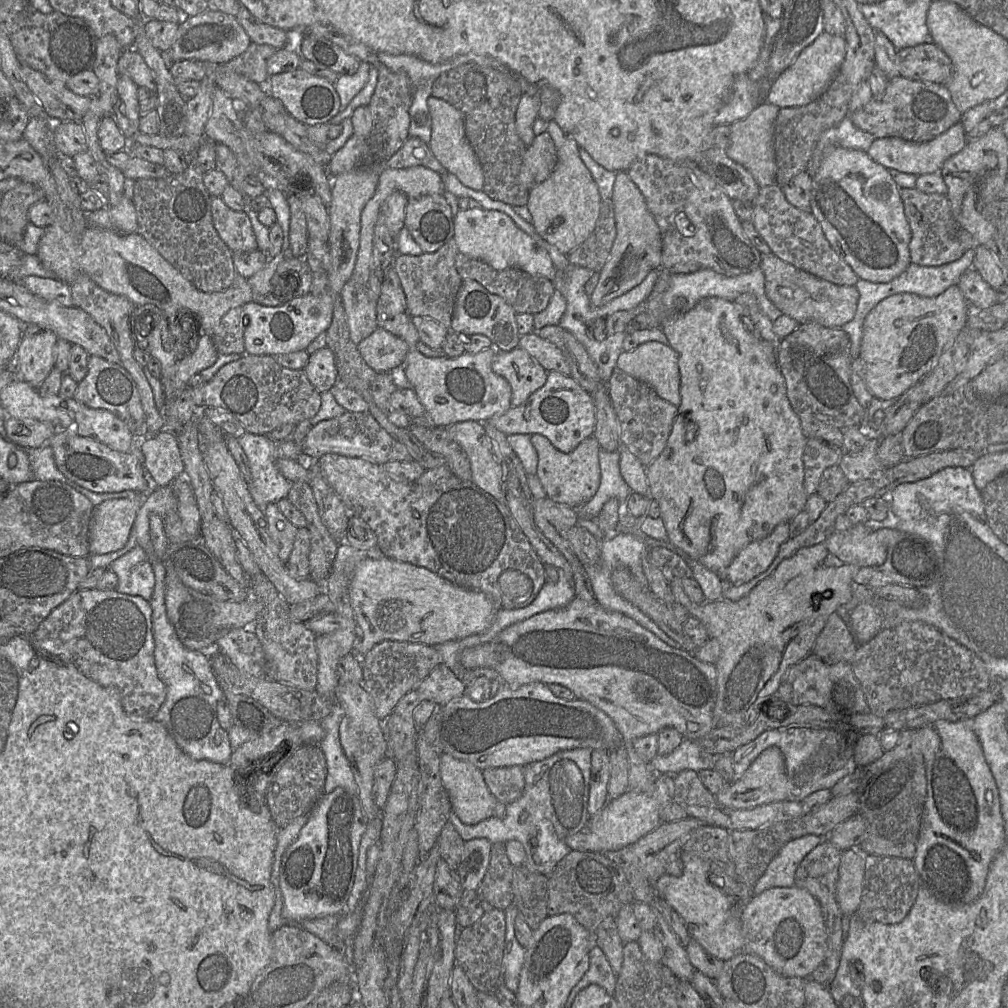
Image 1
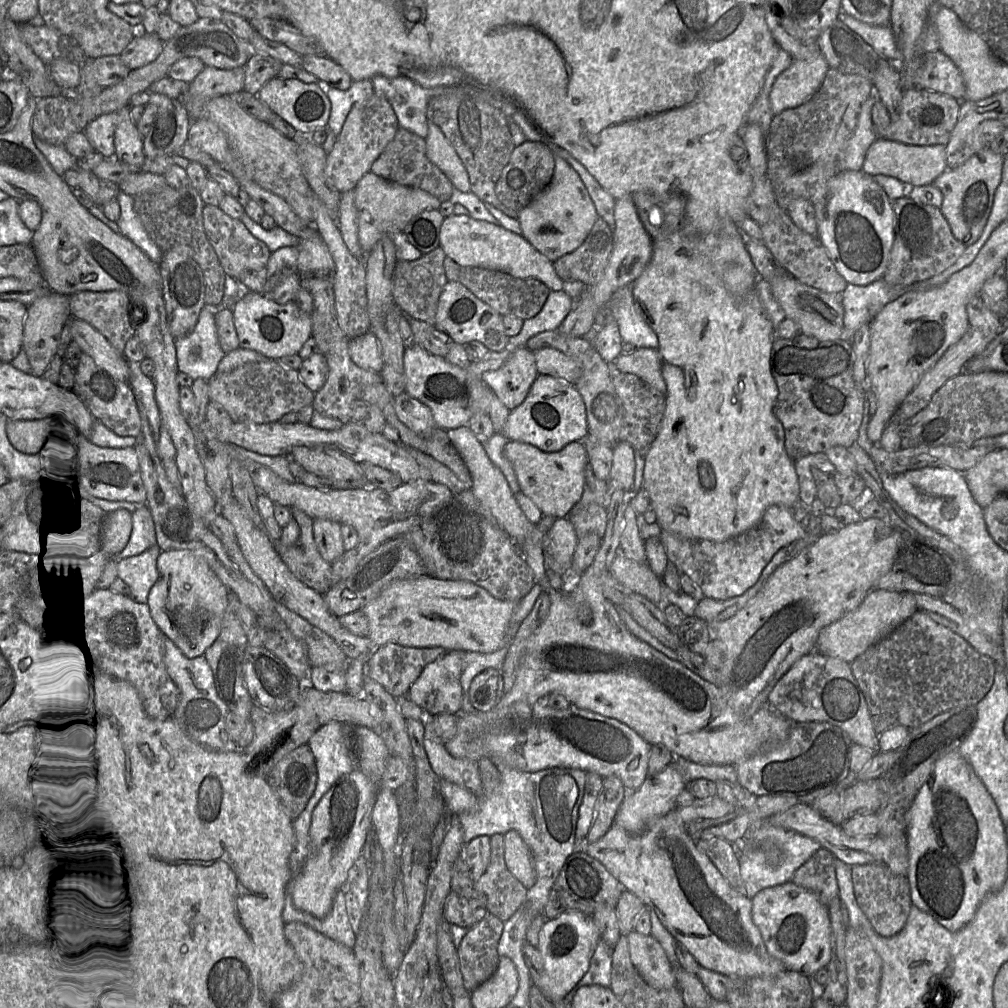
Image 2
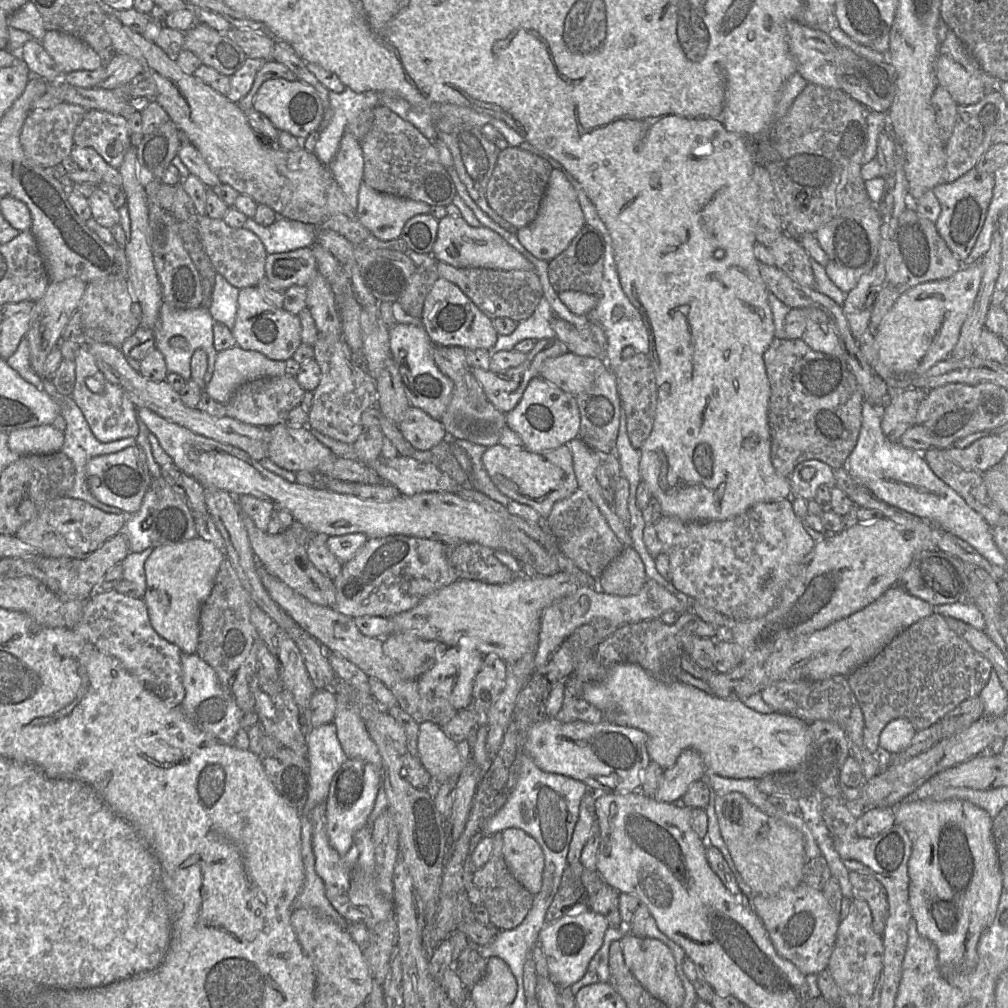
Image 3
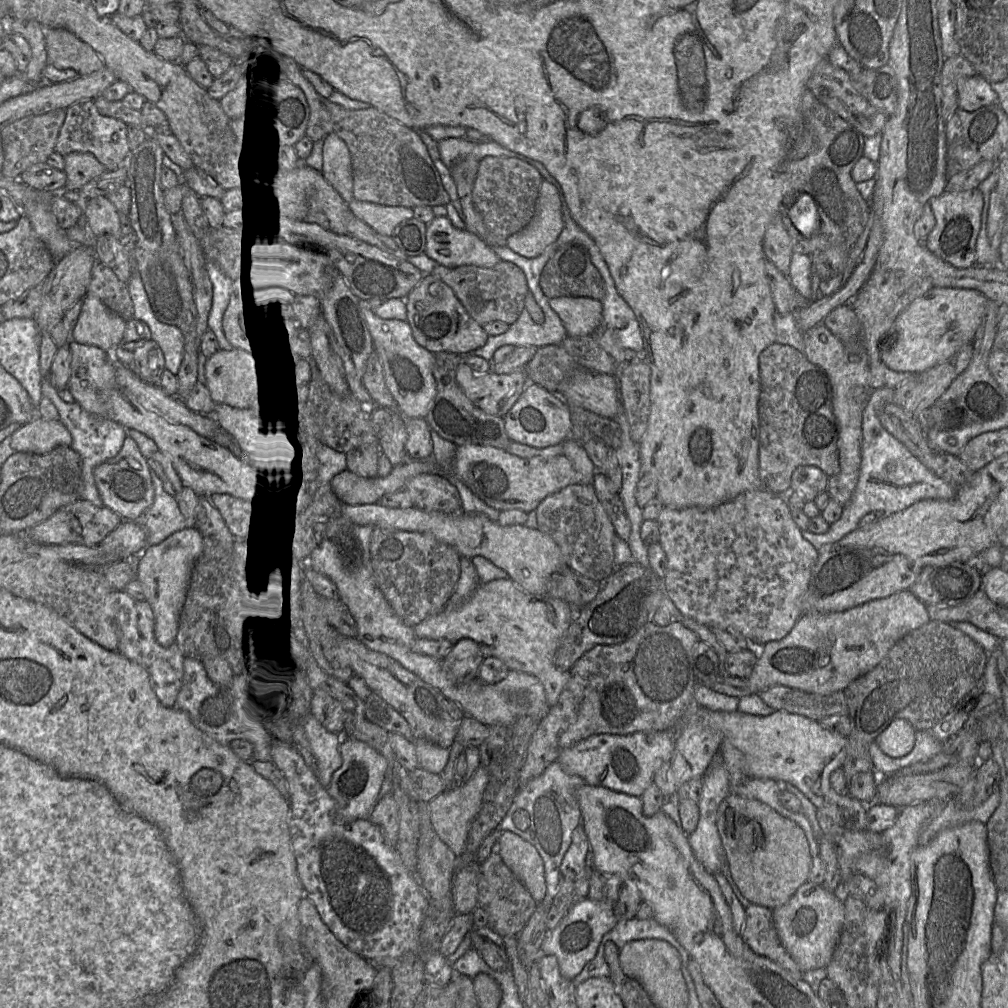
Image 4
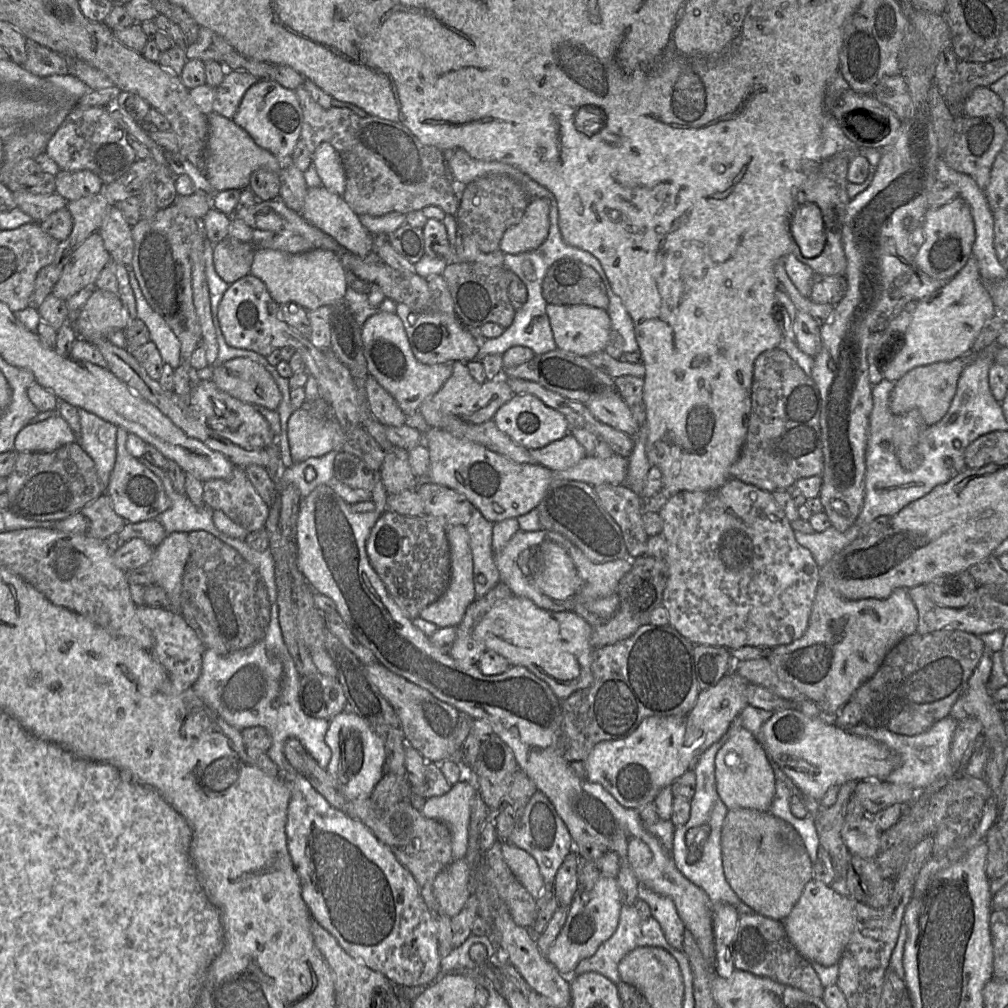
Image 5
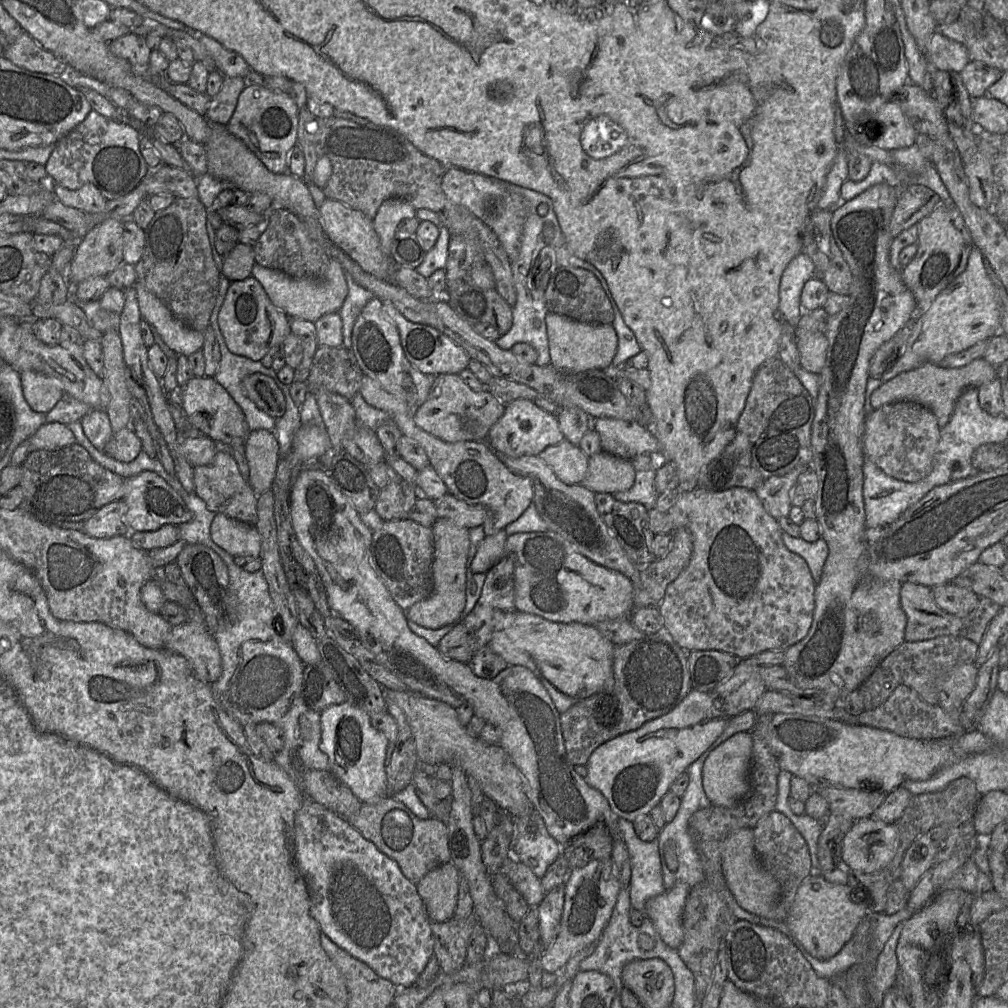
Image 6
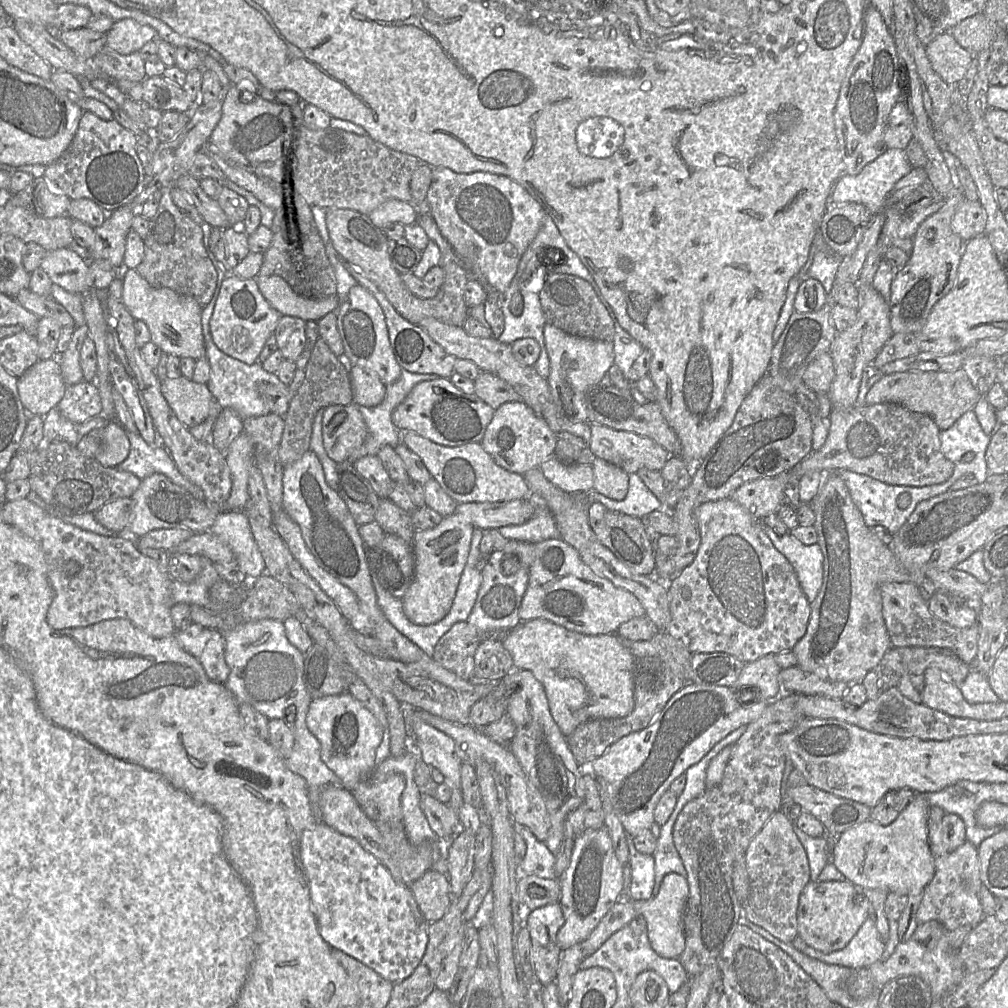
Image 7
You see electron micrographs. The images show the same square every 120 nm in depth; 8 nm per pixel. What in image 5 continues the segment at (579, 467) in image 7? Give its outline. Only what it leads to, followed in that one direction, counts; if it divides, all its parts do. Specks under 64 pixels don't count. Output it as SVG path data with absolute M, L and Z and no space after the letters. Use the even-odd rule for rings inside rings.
M570 433L543 448L529 451L537 464L552 471L569 469L587 456L585 448Z

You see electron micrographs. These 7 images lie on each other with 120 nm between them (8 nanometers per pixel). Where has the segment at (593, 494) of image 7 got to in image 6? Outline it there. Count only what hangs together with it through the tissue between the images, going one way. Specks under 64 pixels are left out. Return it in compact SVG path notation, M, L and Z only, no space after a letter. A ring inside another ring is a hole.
M657 465L648 470L636 471L633 486L627 491L615 493L613 496L621 502L637 502L643 504L648 511L653 509L656 504L658 492L655 488L654 481Z

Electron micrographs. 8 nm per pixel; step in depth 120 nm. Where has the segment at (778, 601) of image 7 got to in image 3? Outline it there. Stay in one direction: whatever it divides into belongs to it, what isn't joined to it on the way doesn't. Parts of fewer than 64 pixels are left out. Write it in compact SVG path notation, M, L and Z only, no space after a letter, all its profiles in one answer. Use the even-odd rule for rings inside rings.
M791 499L757 503L723 521L684 522L662 516L655 524L663 553L669 559L671 583L677 591L723 614L729 622L751 621L766 615L778 603L782 590L796 574L796 566L809 554L815 541L792 507Z

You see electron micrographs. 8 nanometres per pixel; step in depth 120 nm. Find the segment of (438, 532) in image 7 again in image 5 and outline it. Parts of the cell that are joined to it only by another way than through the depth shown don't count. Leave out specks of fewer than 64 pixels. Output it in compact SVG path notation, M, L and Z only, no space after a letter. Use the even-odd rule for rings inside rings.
M453 526L446 531L450 547L451 578L445 593L434 603L423 609L419 618L435 624L438 628L457 627L468 607L475 601L473 558L469 536L465 526Z

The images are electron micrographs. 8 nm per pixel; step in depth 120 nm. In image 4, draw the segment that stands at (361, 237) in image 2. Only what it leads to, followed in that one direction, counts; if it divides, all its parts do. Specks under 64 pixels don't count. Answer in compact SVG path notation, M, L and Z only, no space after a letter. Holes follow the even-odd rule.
M354 198L348 203L348 206L355 217L384 236L391 236L398 224L413 218L413 209L409 207L385 206Z

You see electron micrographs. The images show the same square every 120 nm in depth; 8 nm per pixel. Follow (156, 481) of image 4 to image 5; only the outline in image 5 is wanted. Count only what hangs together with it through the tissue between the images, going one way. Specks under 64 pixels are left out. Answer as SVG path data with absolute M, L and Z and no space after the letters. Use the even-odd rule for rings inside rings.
M144 457L138 459L162 481L171 502L170 507L155 519L162 524L167 536L173 532L189 534L194 531L205 531L211 534L209 522L213 518L214 510L206 505L202 507L195 506L186 494L175 491L165 470L149 463Z

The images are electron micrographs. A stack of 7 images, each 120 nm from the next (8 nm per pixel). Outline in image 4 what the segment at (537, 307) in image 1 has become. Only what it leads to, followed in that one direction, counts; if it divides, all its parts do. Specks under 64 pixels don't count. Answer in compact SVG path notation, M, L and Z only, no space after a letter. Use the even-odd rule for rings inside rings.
M502 260L491 268L473 265L448 268L437 264L431 274L453 290L468 314L482 326L494 321L511 325L525 309L524 300L529 291L527 279L523 271L513 263Z

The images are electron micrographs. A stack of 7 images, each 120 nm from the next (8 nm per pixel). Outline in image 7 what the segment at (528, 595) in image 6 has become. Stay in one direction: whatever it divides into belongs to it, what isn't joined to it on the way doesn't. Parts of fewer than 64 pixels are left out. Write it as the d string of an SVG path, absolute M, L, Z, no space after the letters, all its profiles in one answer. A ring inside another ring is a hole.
M562 538L533 544L534 560L529 584L519 609L521 621L544 618L568 630L600 635L616 634L621 624L646 615L644 607L633 594L596 574L583 562L576 549Z

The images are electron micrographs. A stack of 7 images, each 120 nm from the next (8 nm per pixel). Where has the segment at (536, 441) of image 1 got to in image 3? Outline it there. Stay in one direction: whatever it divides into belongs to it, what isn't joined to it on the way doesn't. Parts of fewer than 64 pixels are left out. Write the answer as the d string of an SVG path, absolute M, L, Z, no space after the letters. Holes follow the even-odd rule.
M498 443L486 448L482 463L491 481L504 496L532 507L544 520L557 502L579 489L568 444L548 452L530 452L525 448L507 448Z

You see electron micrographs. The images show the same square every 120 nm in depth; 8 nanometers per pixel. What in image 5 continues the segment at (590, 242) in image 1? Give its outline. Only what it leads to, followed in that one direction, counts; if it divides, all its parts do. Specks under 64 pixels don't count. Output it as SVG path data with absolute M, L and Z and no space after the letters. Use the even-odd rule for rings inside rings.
M564 256L547 270L542 282L547 304L587 305L607 310L609 298L599 274L580 259Z

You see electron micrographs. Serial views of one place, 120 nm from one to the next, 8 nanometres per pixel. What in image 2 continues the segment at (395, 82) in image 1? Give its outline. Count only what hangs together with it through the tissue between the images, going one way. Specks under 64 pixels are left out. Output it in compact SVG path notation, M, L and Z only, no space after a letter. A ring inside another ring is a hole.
M373 94L366 100L356 102L348 113L336 142L326 156L325 175L340 193L353 190L361 177L370 172L372 163L394 138L399 127L398 119L389 101Z

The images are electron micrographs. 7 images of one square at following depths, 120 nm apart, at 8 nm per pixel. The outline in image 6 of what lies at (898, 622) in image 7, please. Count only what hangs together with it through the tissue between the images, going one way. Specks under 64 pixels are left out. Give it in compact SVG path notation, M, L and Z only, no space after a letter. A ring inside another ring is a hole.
M902 583L900 604L907 617L904 641L918 642L939 636L954 636L967 638L979 645L992 619L997 615L1001 606L992 600L979 597L977 607L965 616L949 614L939 608L932 597L932 589L921 584Z

